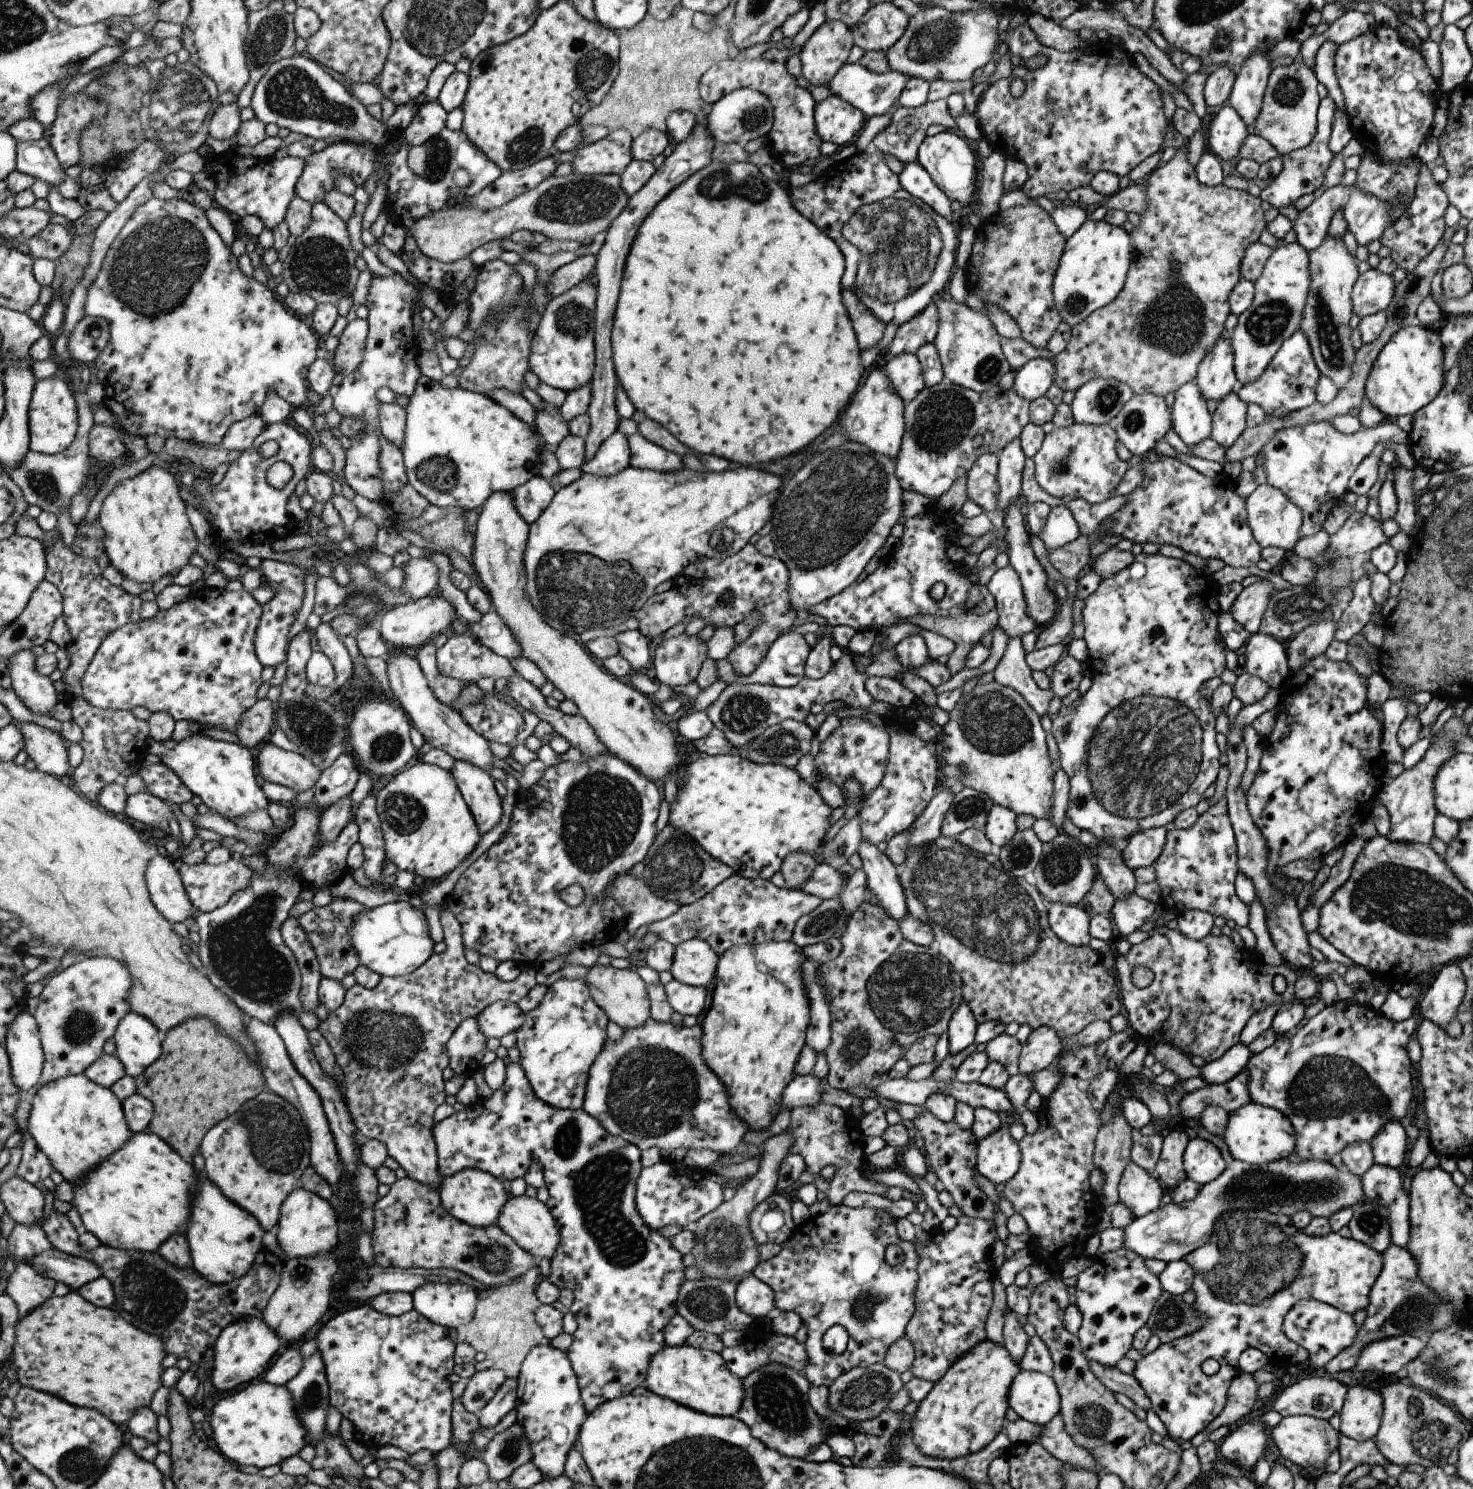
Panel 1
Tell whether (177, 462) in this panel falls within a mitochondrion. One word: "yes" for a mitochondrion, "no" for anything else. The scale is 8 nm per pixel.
no

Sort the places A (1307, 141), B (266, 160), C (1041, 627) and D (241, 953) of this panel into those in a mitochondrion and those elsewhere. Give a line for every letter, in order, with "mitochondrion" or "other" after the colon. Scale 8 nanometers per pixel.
A: other
B: other
C: other
D: mitochondrion

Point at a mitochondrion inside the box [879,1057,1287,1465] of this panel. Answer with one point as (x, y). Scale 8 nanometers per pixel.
(1092, 1421)

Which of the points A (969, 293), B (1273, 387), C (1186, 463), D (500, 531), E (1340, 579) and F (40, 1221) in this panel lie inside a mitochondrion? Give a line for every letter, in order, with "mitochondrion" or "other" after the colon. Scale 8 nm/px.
A: other
B: other
C: other
D: other
E: mitochondrion
F: other

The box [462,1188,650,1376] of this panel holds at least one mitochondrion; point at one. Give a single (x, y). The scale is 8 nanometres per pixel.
(497, 1258)

